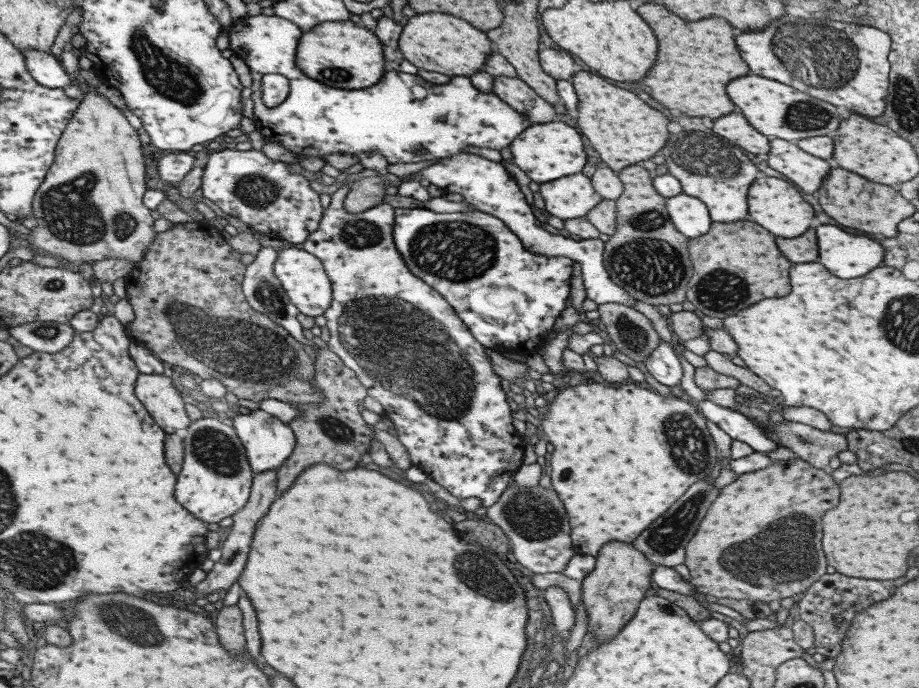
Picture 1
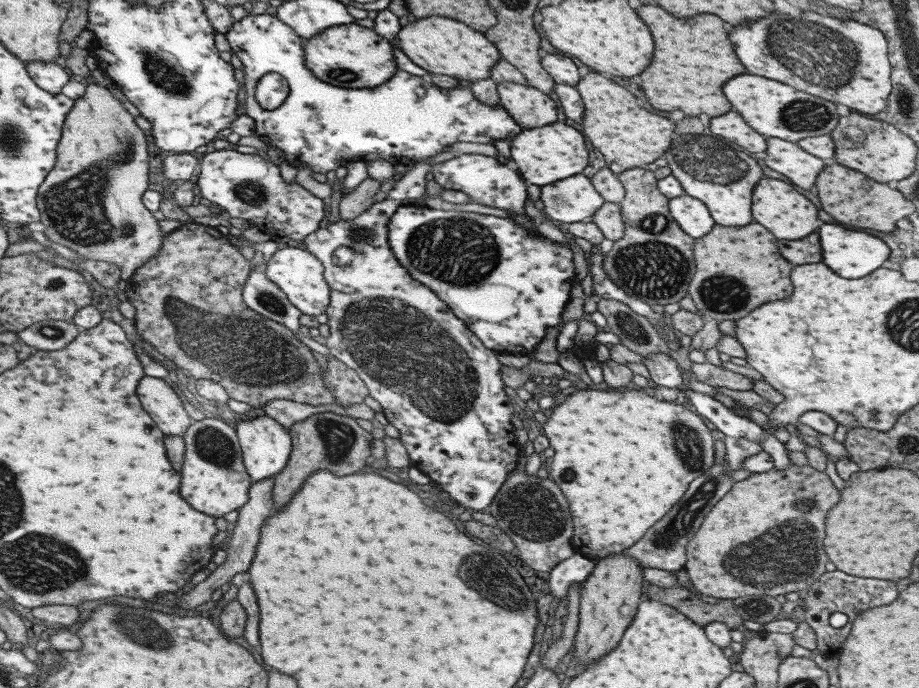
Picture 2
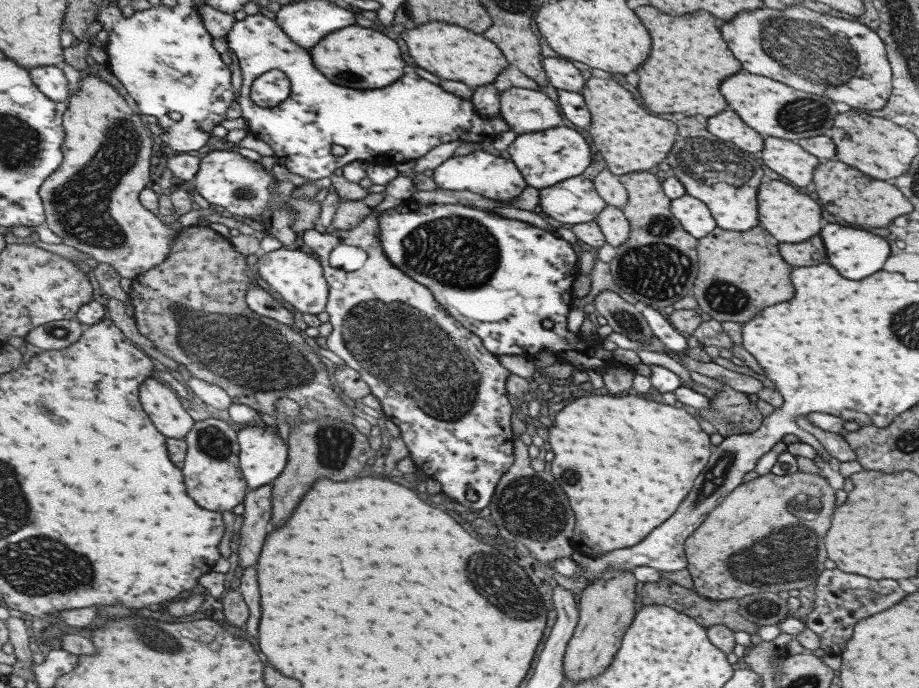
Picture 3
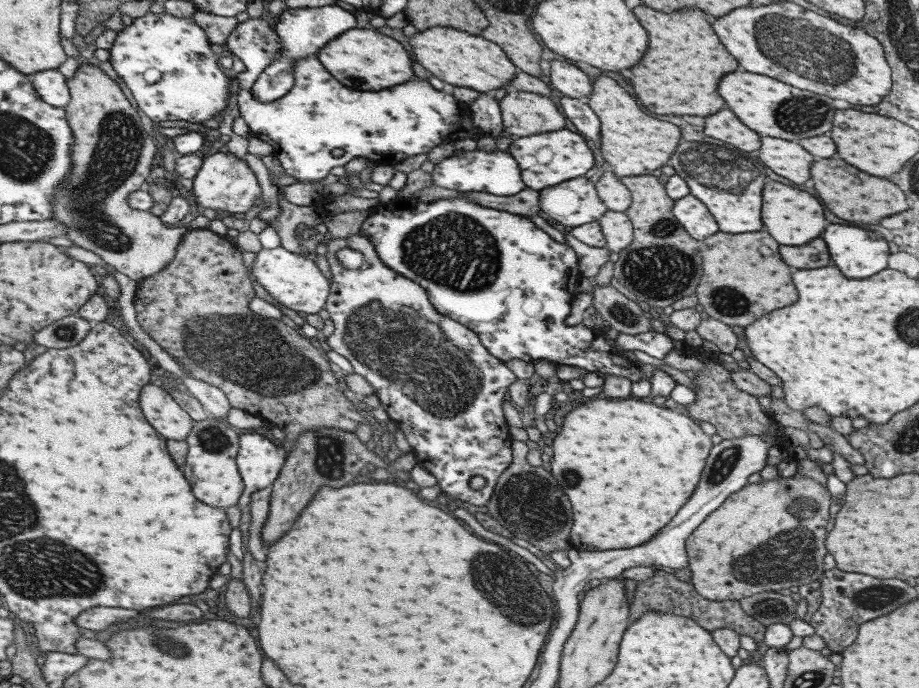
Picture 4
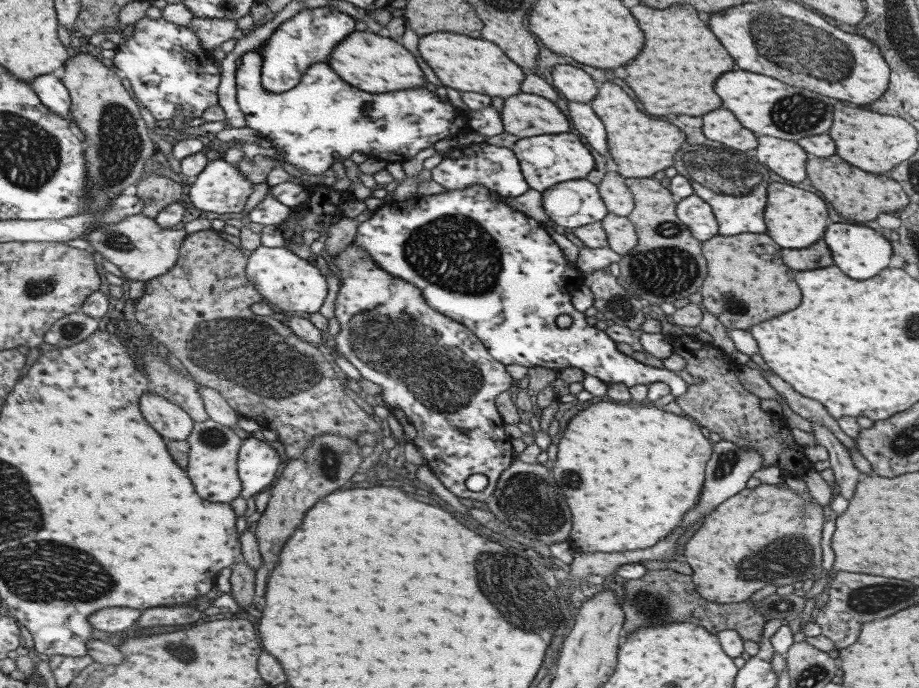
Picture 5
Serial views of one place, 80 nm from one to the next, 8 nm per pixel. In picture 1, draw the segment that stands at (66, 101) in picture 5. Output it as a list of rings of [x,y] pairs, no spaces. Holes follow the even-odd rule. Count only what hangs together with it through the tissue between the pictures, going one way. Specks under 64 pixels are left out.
[[[35,49],[23,51],[22,55],[27,72],[37,84],[48,89],[63,88],[70,84],[72,77],[63,70],[56,56]]]

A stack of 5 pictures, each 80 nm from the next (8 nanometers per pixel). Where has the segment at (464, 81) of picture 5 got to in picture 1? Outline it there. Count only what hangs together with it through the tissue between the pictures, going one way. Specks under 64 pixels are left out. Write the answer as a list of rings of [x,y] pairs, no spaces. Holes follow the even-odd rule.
[[[440,12],[415,13],[402,26],[399,35],[399,50],[405,60],[415,68],[439,72],[445,76],[470,77],[483,69],[485,59],[494,50],[492,42],[484,32],[473,28],[463,19]]]

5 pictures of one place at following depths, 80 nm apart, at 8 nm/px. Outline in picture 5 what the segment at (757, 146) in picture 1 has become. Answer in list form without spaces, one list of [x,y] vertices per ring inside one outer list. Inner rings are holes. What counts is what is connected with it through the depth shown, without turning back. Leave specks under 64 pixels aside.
[[[717,108],[703,116],[701,132],[705,138],[721,143],[728,150],[752,153],[757,146],[756,136],[733,118],[729,110]]]

